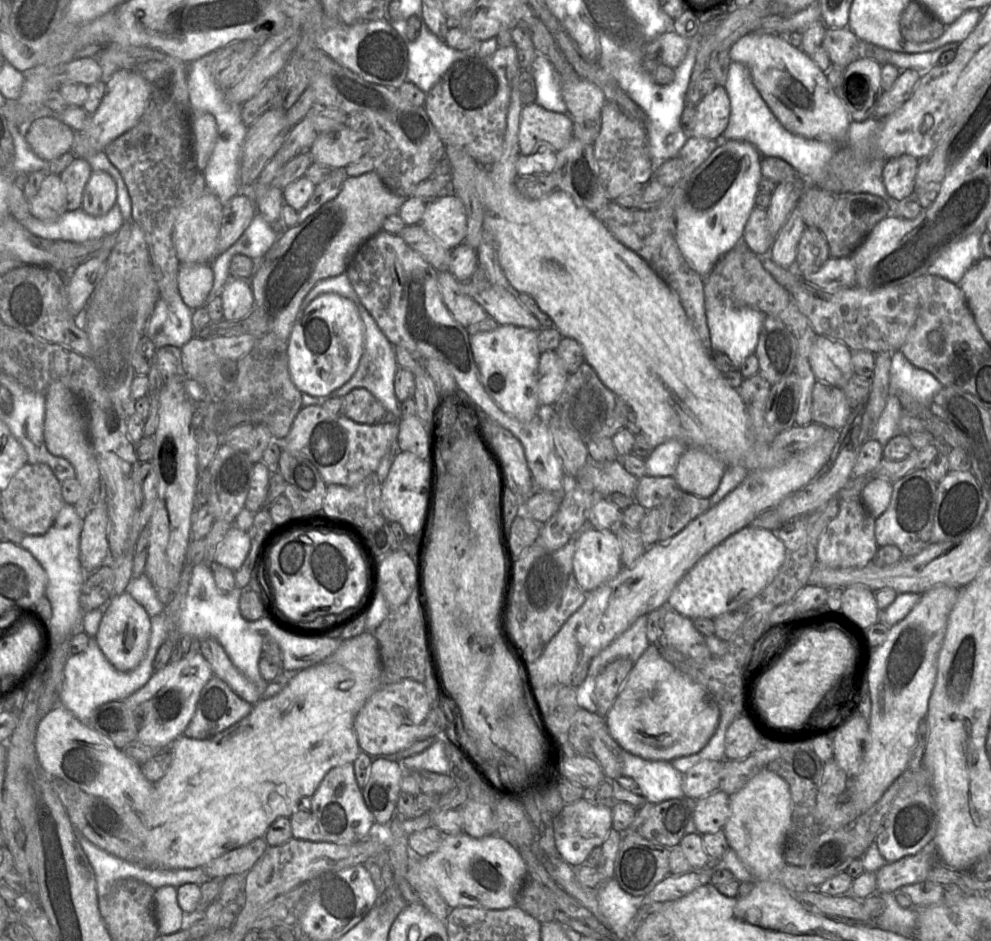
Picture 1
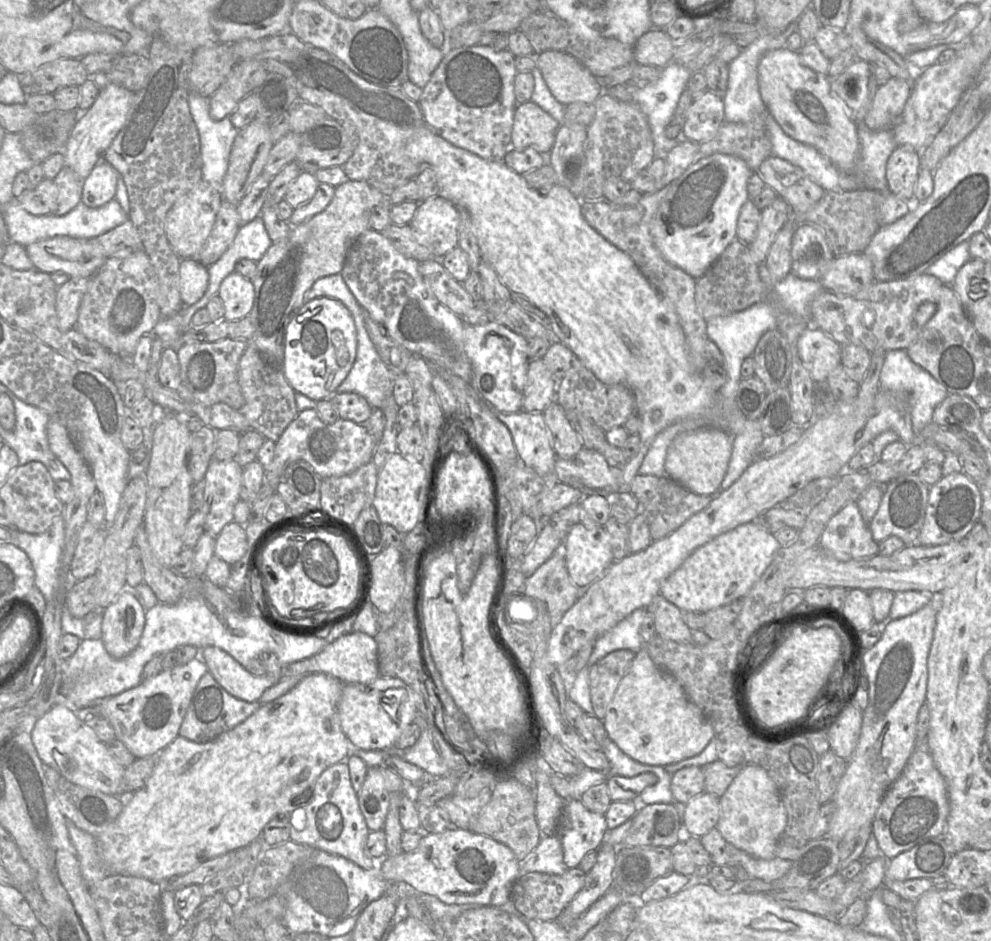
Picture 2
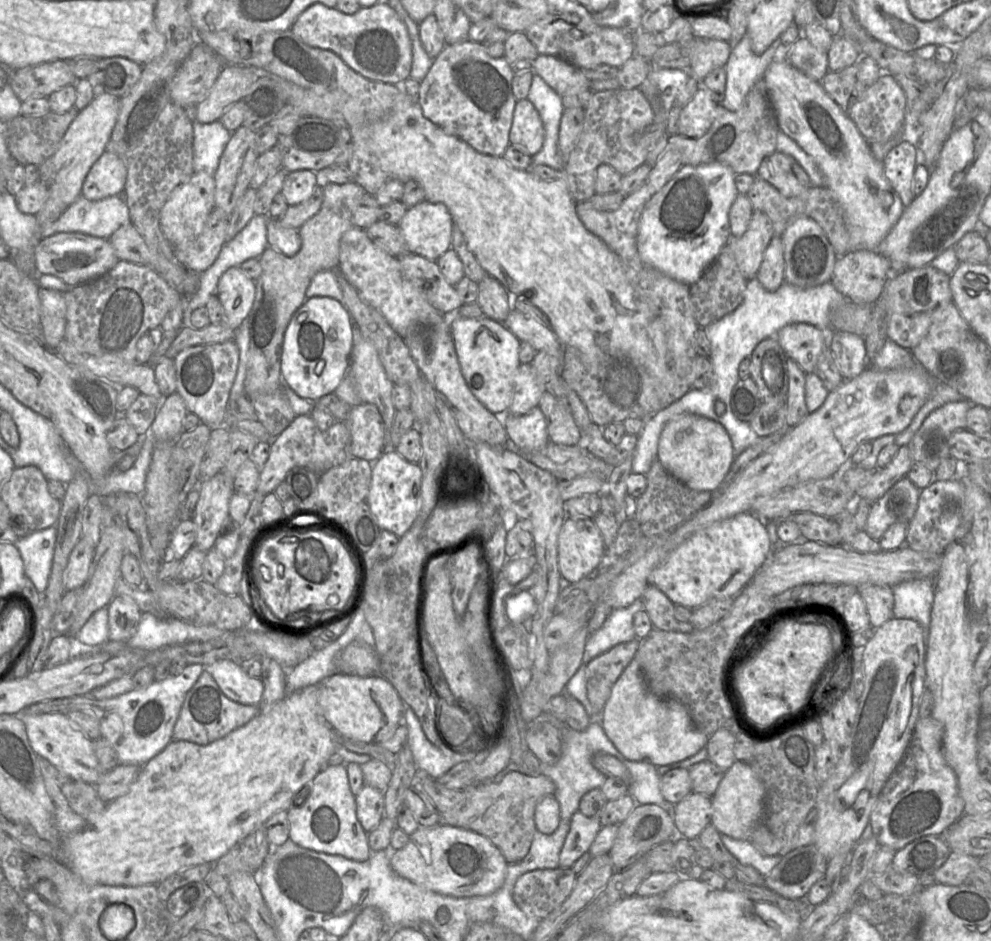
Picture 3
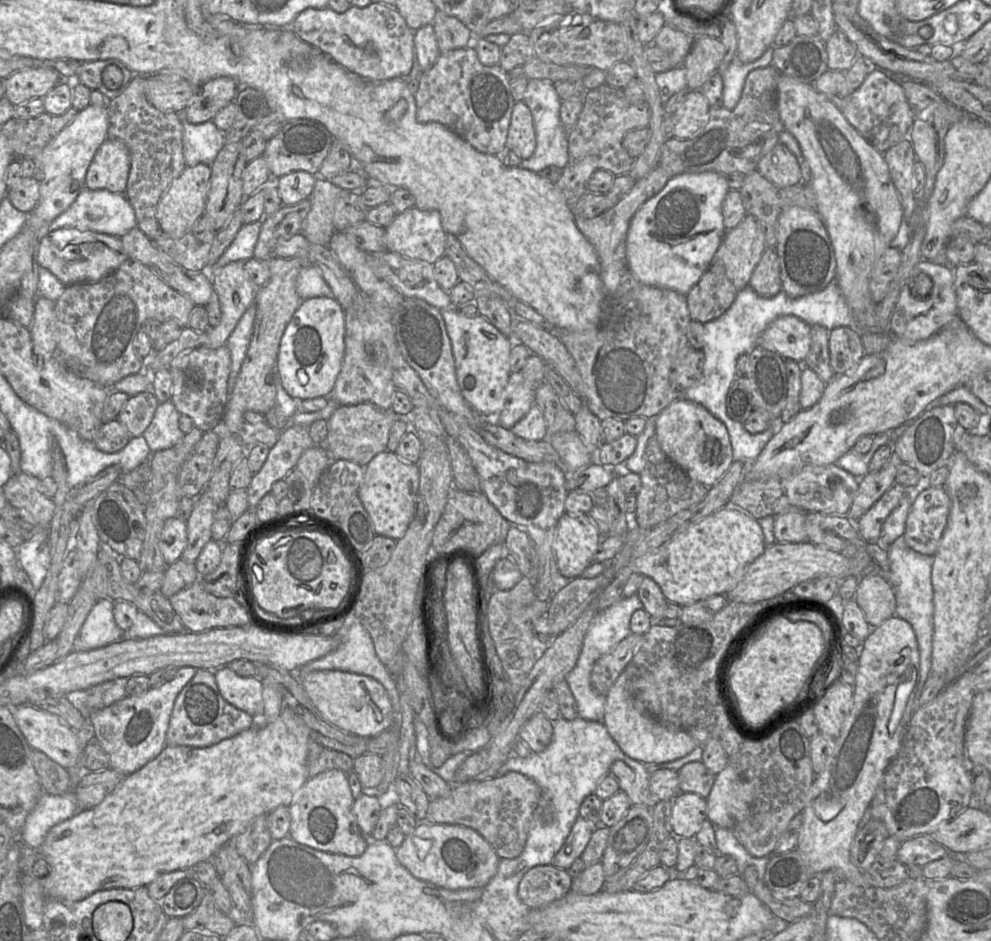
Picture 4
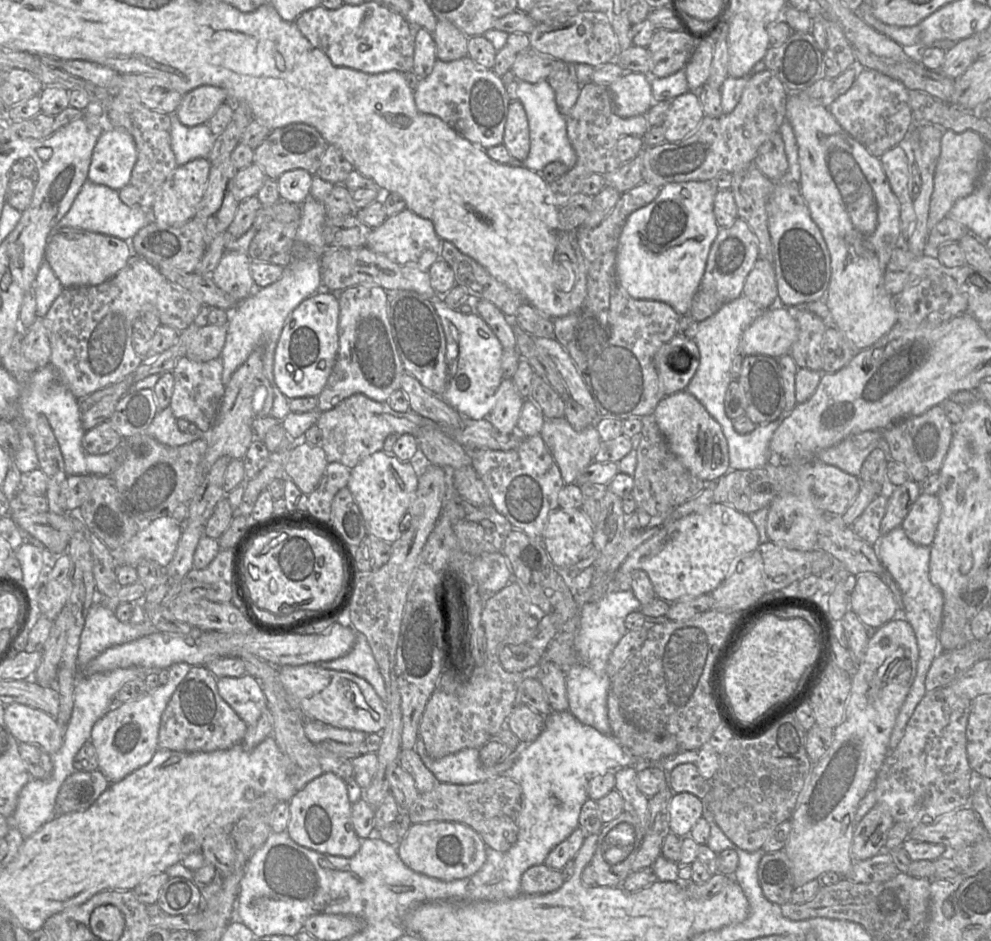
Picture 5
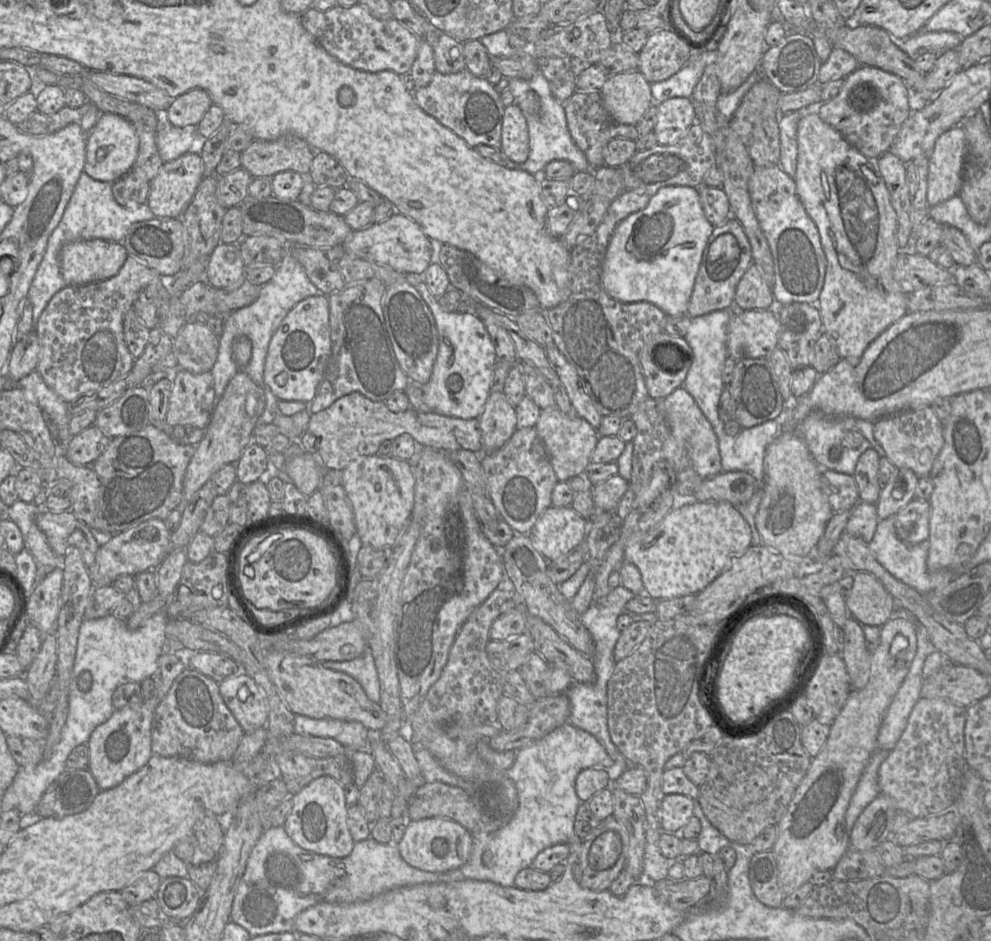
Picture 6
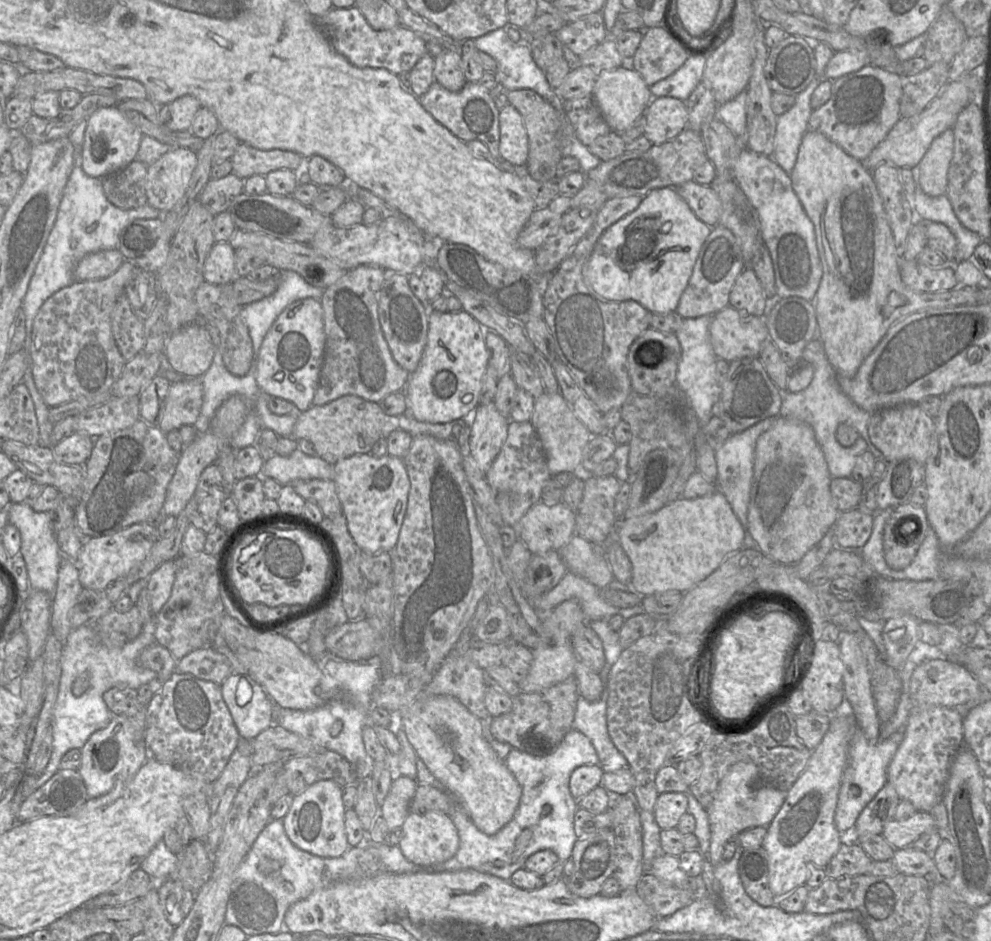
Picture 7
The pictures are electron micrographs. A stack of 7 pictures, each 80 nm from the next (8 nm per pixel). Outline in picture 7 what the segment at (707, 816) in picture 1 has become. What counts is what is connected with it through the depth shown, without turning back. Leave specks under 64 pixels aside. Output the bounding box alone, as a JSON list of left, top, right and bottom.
[654,792,688,830]

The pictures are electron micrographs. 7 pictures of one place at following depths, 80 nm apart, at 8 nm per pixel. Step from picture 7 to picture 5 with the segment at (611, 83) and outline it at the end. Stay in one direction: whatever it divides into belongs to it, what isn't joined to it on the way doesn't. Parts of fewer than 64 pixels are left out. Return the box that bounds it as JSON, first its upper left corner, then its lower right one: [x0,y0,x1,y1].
[608,72,654,118]

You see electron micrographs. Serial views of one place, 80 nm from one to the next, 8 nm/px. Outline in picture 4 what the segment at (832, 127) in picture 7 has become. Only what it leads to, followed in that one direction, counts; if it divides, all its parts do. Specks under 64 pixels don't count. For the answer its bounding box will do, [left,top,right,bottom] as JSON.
[841,68,915,154]

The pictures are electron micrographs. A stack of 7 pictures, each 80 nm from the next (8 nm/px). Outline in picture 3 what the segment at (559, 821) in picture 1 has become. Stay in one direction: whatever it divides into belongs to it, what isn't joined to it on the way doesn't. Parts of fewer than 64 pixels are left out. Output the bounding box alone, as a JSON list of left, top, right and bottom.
[559,810,601,868]

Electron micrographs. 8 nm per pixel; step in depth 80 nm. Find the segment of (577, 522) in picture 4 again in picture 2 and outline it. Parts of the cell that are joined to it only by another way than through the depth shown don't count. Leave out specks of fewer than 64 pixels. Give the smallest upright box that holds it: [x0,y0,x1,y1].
[563,522,615,588]

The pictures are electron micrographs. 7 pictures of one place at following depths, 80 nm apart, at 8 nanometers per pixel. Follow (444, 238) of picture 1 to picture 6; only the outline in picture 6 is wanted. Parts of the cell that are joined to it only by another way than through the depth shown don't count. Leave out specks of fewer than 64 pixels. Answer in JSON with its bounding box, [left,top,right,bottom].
[342,213,433,274]

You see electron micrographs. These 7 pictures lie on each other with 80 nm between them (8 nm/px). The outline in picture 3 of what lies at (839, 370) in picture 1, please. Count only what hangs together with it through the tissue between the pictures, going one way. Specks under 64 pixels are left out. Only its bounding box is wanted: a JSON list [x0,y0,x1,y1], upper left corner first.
[774,323,828,373]

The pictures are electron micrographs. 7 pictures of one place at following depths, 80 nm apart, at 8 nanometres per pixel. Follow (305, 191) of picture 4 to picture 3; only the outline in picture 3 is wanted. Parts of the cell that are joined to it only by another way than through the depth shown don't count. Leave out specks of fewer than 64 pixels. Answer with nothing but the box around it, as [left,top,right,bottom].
[281,170,322,205]

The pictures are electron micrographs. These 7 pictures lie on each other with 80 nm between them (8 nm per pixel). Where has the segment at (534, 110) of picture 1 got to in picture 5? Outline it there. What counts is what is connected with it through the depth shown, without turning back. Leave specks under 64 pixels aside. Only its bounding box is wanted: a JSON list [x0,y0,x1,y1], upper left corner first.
[503,100,530,161]

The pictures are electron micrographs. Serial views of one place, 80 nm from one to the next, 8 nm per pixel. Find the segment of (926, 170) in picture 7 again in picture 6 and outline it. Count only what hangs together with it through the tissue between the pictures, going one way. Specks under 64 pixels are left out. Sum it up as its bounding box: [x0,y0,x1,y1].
[927,126,966,206]

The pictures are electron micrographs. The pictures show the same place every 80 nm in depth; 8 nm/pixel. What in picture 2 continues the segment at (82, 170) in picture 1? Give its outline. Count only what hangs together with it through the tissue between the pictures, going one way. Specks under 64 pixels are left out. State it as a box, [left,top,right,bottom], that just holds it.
[53,166,84,216]

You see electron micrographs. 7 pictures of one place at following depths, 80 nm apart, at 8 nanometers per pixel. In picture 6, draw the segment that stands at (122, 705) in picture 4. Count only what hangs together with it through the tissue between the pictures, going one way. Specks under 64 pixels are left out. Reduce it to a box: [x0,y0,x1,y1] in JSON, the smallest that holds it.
[86,652,188,791]

